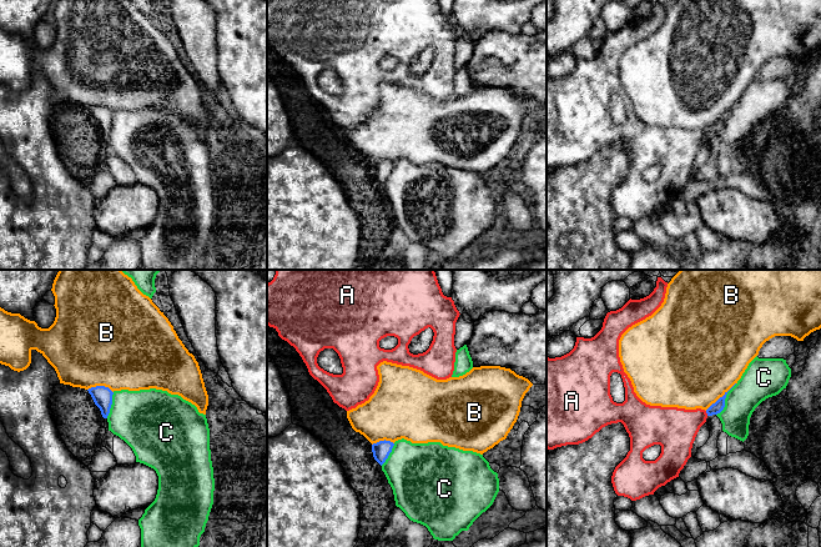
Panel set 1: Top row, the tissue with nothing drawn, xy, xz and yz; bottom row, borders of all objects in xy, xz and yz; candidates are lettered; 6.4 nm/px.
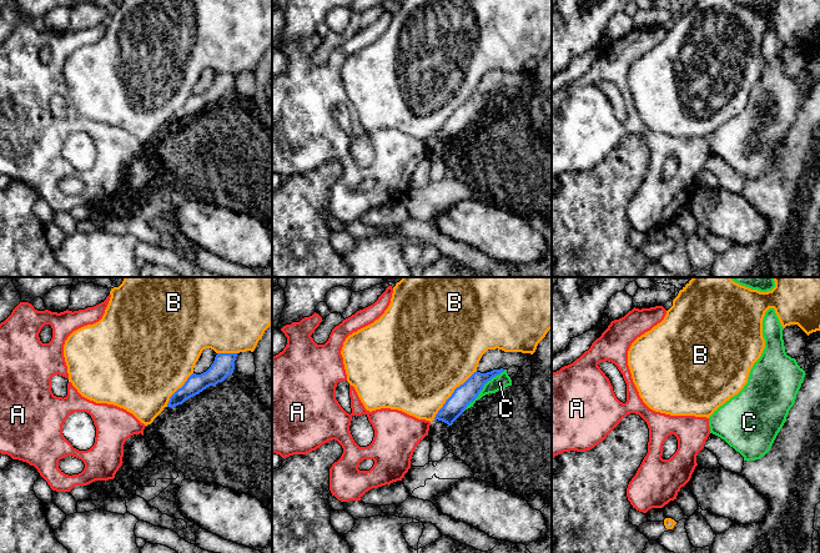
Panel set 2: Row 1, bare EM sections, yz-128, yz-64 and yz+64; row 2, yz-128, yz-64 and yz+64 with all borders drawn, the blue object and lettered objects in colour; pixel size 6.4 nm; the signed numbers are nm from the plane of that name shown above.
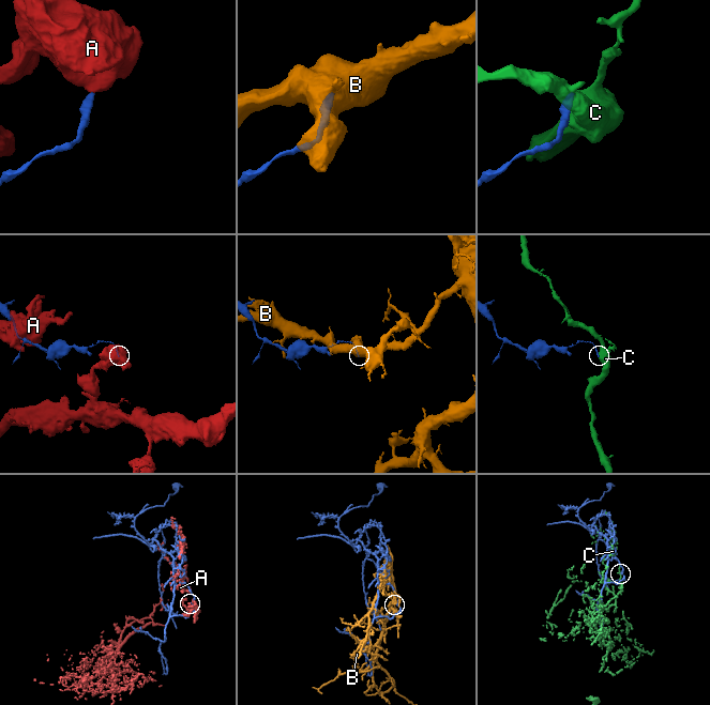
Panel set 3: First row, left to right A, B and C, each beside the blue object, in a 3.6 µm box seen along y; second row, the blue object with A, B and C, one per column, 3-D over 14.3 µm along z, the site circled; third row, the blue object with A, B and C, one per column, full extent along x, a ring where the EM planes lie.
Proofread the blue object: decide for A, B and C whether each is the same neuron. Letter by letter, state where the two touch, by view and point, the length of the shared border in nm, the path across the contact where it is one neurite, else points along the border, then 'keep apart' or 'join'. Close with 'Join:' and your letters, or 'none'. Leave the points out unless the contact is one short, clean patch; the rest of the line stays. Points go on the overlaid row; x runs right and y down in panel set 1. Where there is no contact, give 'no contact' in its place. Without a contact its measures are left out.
A: meets blue in yz at (706, 412); contact 40 nm long; border along yz (705, 411), (708, 415); keep apart
B: meets blue in yz at (720, 397); contact 260 nm long; keep apart
C: meets blue in yz at (724, 400); contact 240 nm long; keep apart
Join: none

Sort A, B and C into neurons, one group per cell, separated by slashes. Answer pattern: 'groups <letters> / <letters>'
groups A / B / C

